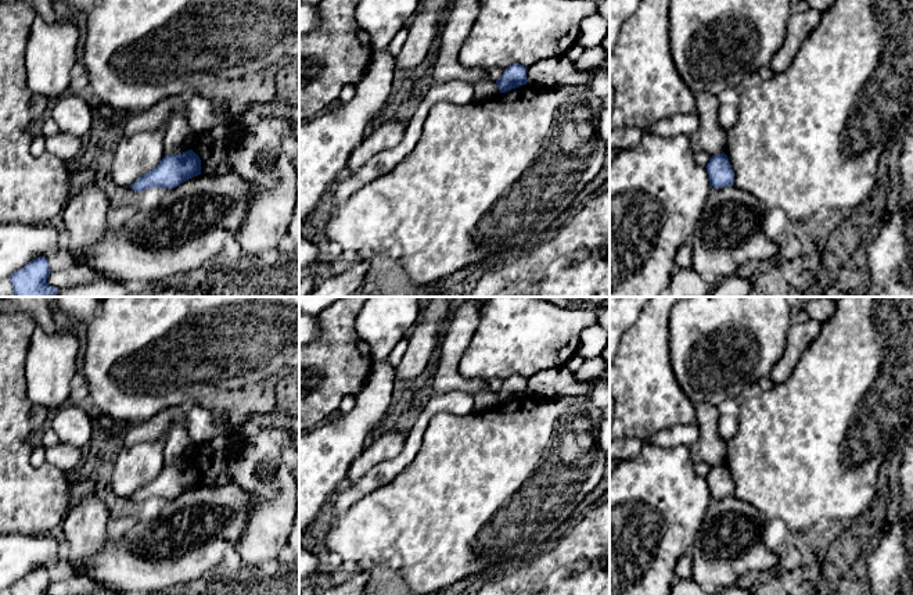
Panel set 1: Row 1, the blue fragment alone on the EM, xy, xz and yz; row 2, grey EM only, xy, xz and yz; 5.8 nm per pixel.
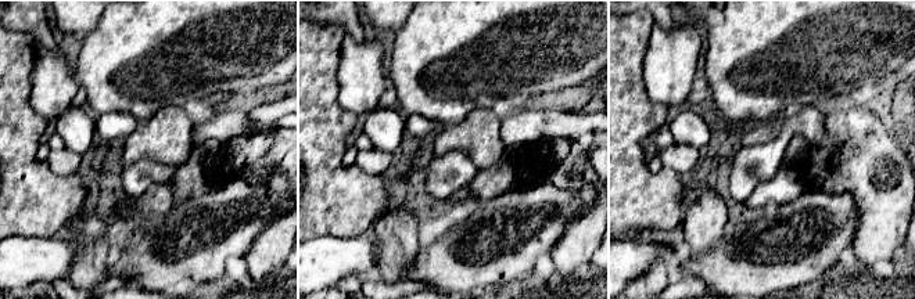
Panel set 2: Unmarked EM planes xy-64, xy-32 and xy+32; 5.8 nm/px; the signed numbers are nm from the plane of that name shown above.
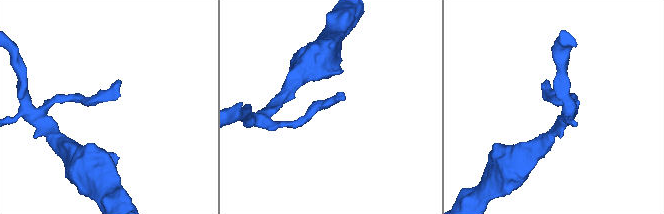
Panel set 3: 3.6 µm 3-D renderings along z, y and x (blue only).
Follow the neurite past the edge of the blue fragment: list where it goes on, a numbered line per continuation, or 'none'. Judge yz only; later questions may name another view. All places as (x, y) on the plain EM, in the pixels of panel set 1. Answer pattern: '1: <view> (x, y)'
none

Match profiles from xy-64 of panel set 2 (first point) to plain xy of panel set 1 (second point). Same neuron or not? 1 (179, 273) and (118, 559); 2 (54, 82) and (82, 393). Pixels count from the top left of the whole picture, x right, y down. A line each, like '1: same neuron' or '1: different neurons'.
1: same neuron
2: different neurons

